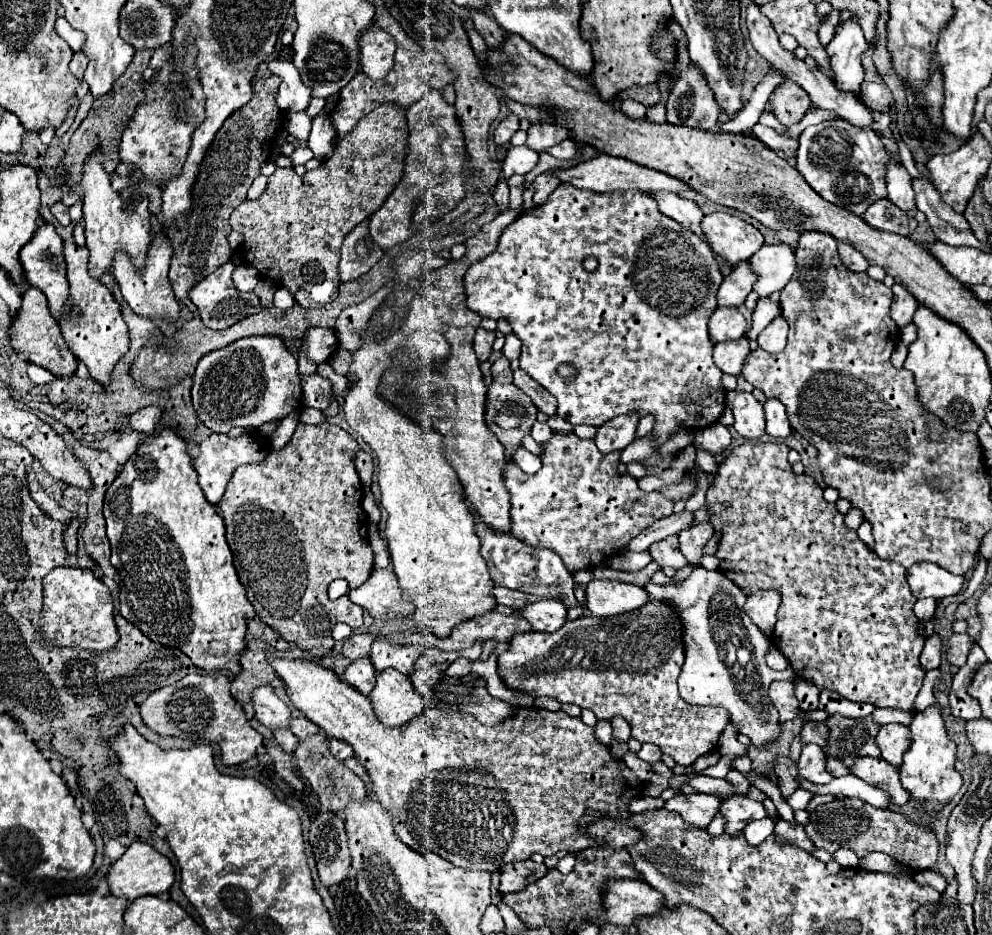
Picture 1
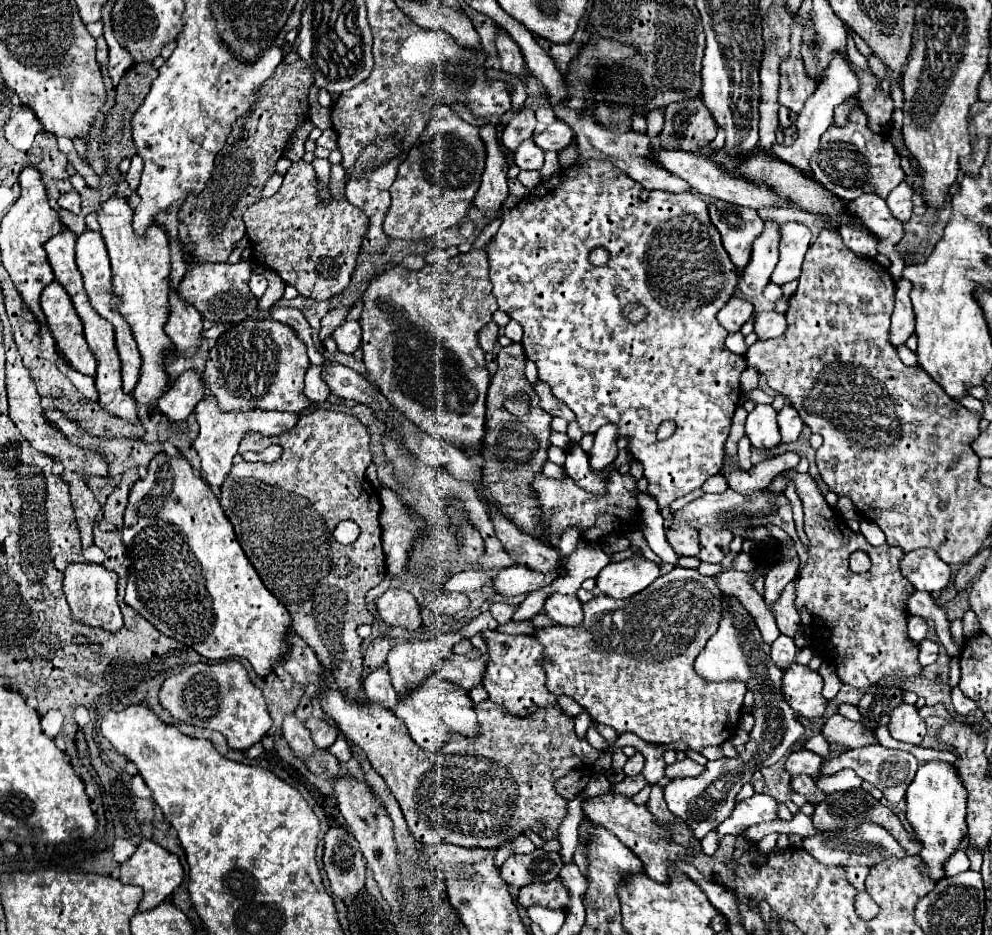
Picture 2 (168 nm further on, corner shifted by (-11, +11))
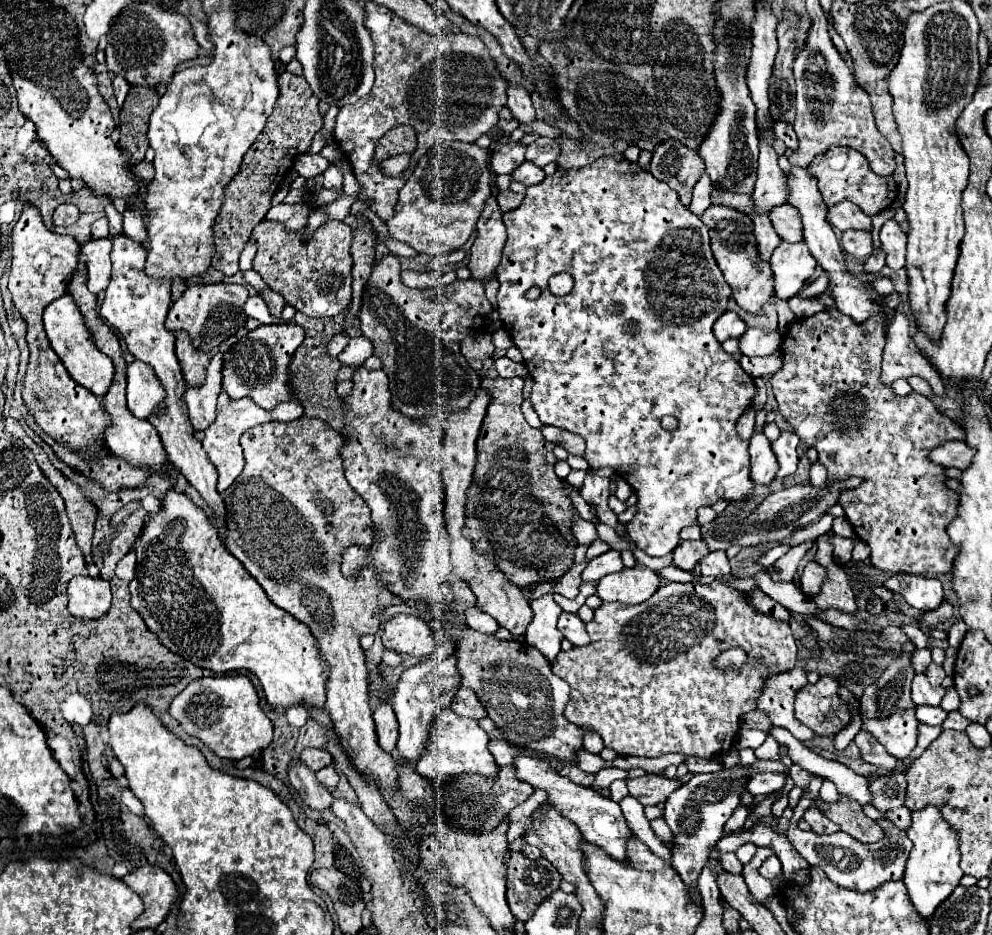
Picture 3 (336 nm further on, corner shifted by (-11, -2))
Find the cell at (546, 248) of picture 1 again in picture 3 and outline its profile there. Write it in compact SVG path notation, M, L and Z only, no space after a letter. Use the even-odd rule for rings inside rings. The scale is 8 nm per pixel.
M601 156L589 166L583 166L579 170L561 168L553 176L547 176L541 184L529 186L519 208L503 214L503 224L507 228L507 242L503 246L503 260L497 268L497 280L501 284L497 294L499 316L505 330L511 334L515 346L521 350L525 366L533 378L533 410L537 412L543 424L557 426L581 436L587 442L587 462L591 468L611 466L633 488L633 492L637 494L637 514L627 524L629 540L637 548L645 550L645 554L649 556L665 556L673 552L673 548L679 544L679 532L687 526L697 524L697 510L701 506L711 506L717 500L727 500L729 504L743 504L753 498L755 484L749 478L749 444L737 436L735 426L741 414L751 406L755 398L755 384L753 378L739 366L739 362L735 362L731 354L721 348L721 344L711 332L715 320L727 310L731 288L725 282L711 254L709 228L701 222L701 218L691 214L689 208L679 202L679 194L671 190L665 182L653 178L649 170L627 162L625 158L617 160L613 156ZM557 272L567 272L575 280L573 290L563 298L553 296L547 288L547 280ZM533 286L537 286L541 294L537 300L527 300L525 292ZM629 322L637 324L639 330L635 330L635 334L625 330ZM663 416L675 416L679 420L679 426L673 432L663 430L659 426L659 420Z

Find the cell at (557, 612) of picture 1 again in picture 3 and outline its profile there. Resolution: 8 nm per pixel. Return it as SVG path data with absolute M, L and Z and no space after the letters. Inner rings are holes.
M561 612L557 628L563 632L563 636L573 644L573 646L587 646L591 640L587 636L585 624L581 622L581 618L577 614L569 614L569 612Z

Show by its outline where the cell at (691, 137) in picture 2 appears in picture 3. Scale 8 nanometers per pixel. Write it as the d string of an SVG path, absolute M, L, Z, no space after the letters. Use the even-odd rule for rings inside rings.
M667 140L659 144L659 148L653 152L649 172L667 182L673 190L679 192L679 200L689 206L691 192L697 180L703 174L703 160L695 150L679 146L675 140Z

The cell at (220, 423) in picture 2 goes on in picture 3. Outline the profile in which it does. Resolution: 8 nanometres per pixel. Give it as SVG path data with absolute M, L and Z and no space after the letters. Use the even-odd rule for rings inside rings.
M219 392L219 404L217 404L217 420L215 424L211 424L205 430L205 440L203 440L203 448L209 456L209 460L213 462L213 466L219 472L219 482L217 482L217 490L225 492L235 478L241 474L243 470L243 450L239 444L239 438L245 430L261 424L261 422L288 422L300 418L303 415L303 408L299 402L291 400L291 402L281 402L275 410L263 410L259 408L251 398L241 398L241 400L231 400L227 396L227 392Z

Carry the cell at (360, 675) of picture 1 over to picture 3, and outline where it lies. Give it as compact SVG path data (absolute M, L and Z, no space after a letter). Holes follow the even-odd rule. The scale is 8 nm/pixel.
M379 702L373 710L377 742L385 752L393 752L397 746L397 718L389 702Z

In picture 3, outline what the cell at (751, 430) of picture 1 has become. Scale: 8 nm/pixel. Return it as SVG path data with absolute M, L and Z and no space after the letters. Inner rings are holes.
M757 410L755 412L755 432L749 444L749 456L751 456L751 480L755 484L769 484L775 478L775 470L777 470L777 462L775 462L775 454L771 450L769 440L765 438L765 434L761 432L763 424L765 424L765 410Z

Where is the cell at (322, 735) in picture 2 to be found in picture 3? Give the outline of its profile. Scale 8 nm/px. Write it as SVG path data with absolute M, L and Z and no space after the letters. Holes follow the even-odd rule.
M305 748L299 756L299 760L313 772L319 772L321 768L329 766L333 762L331 754L327 750L319 750L319 748Z

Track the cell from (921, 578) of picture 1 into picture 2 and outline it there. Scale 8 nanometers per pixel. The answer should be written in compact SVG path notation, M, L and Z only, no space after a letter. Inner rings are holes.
M933 549L905 553L901 561L901 573L913 583L915 589L929 593L943 591L951 581L951 567Z

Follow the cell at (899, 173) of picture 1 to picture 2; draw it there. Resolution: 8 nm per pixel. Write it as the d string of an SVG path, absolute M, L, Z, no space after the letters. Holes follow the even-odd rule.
M903 181L903 183L899 183L897 189L895 189L893 193L889 193L889 197L887 197L887 205L889 205L891 213L893 213L899 221L903 221L903 223L909 221L909 217L911 217L911 213L913 213L913 201L911 201L913 193L915 193L913 187Z

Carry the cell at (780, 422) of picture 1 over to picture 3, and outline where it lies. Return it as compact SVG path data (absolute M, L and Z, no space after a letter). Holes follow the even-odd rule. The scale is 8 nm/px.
M781 432L781 436L771 444L775 456L777 456L777 462L779 462L779 470L777 470L777 478L785 478L789 474L793 474L797 470L797 448L799 444L799 438L793 434L793 432Z

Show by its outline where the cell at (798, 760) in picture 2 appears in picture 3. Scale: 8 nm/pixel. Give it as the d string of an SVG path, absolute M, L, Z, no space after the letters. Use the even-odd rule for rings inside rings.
M765 772L765 774L755 774L747 782L747 792L753 796L767 796L783 788L785 784L785 774L779 772Z

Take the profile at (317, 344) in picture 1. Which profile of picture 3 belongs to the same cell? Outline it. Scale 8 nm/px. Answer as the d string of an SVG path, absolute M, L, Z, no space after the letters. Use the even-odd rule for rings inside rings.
M353 336L351 342L345 346L345 350L339 354L339 362L341 362L343 366L357 368L357 366L361 366L369 356L373 356L373 344L371 344L371 340L363 338L363 336Z

